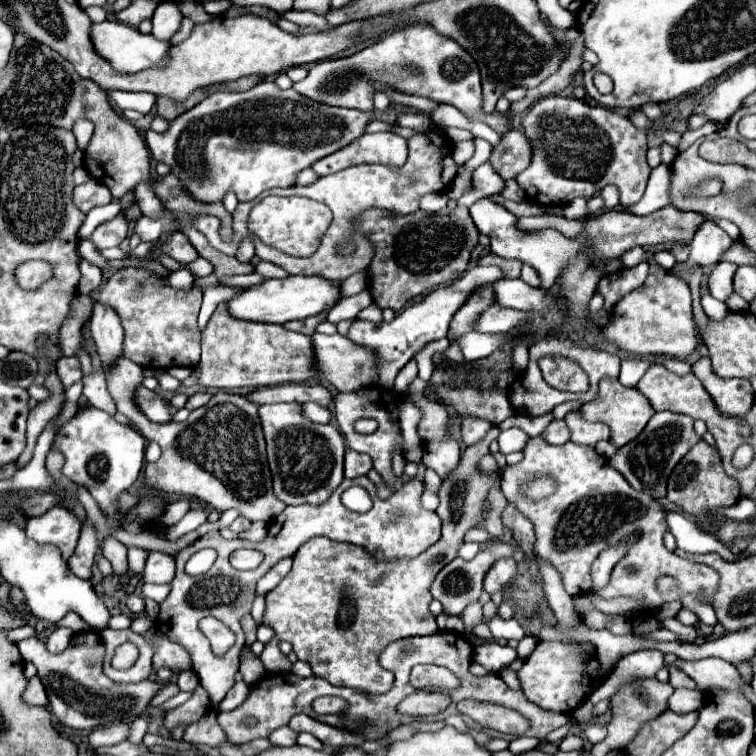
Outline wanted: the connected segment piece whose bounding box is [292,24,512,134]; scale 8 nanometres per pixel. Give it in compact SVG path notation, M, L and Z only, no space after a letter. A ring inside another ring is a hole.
M412 24L404 26L392 34L384 34L380 42L356 52L348 58L338 60L322 60L316 62L308 76L302 82L296 82L292 88L314 102L340 106L340 108L356 108L356 110L374 110L374 82L380 82L392 90L402 94L442 94L438 98L430 98L440 104L452 104L468 118L478 118L494 128L498 134L510 130L510 120L504 114L482 114L482 88L480 88L480 74L478 66L472 56L462 50L456 42L446 36L440 36L432 26L426 24Z

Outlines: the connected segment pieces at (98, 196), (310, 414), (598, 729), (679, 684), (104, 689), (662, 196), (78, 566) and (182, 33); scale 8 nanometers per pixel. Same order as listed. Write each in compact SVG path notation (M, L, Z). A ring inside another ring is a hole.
M88 180L86 184L80 184L74 188L74 206L82 212L88 212L96 206L102 206L102 204L108 204L112 200L112 194L108 190L108 186L104 186L102 182L96 182L96 180Z
M306 402L306 404L304 404L304 416L306 416L308 420L312 420L312 422L328 424L332 414L330 414L330 410L328 410L328 408L324 408L324 406L316 404L316 402Z
M588 726L584 731L584 735L589 742L596 744L607 736L607 729L605 726Z
M669 666L669 683L675 688L696 689L696 683L680 669Z
M84 630L74 634L70 640L70 646L60 654L50 654L44 642L40 642L38 638L22 640L16 646L22 658L30 660L36 666L38 678L46 688L52 714L60 720L60 724L70 728L92 730L108 722L134 720L148 708L152 696L160 690L160 684L150 680L138 682L138 684L118 684L106 678L102 672L104 646L96 630Z
M660 164L660 166L653 168L648 178L644 198L636 206L630 206L626 210L630 214L644 216L644 214L650 214L658 208L668 206L670 204L670 200L668 200L668 180L670 180L670 166Z
M84 523L75 552L68 560L72 572L82 579L90 579L92 576L91 567L98 550L99 541L95 528Z
M184 18L182 24L180 24L180 28L178 28L178 32L170 38L170 44L178 44L178 42L186 40L190 36L190 32L192 32L192 26L194 26L194 22L190 18Z

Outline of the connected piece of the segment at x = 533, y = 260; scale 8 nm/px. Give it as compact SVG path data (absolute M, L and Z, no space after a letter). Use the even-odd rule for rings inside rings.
M490 198L476 200L470 206L470 216L472 216L476 228L482 234L490 236L490 248L494 254L498 254L502 258L518 258L520 262L530 264L538 272L540 282L542 282L540 288L544 292L548 292L554 286L554 282L556 282L560 270L564 268L564 264L580 252L578 242L562 236L556 230L550 230L550 228L536 230L536 232L520 232L520 230L516 230L516 226L514 226L516 224L516 216L512 212L508 212L502 204L494 202Z

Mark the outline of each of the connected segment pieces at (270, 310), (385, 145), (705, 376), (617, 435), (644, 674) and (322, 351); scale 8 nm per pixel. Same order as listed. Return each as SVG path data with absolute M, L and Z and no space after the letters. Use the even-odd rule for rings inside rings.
M286 276L280 280L264 280L262 284L244 288L226 302L228 302L228 314L232 314L232 318L248 322L284 324L290 320L302 320L322 310L328 310L338 300L340 300L338 286L322 276Z
M376 132L376 134L364 134L350 146L344 146L342 150L326 158L320 158L310 168L318 176L334 174L356 164L382 164L400 168L406 162L406 156L408 156L408 142L402 136L394 132Z
M696 362L692 364L692 372L704 382L704 388L714 398L720 412L730 416L744 416L752 406L752 386L744 378L724 380L712 374L710 362Z
M604 378L600 380L600 388L598 388L598 396L592 402L586 402L580 408L582 416L586 420L592 422L604 422L610 426L610 440L620 448L624 444L628 444L630 440L634 440L646 426L646 422L654 416L654 408L650 406L650 402L644 398L644 394L640 394L640 390L636 388L626 388L622 386L618 380L612 378Z
M640 650L626 654L618 660L612 674L604 680L604 684L600 684L592 692L590 702L598 704L602 698L612 698L616 690L622 684L632 682L632 678L654 678L662 666L664 666L664 654L660 650Z
M318 332L312 334L312 346L314 346L314 370L318 372L320 378L334 384L340 392L352 392L356 388L360 390L360 388L366 388L376 382L374 356L368 352L368 348L356 346L340 334L326 336L326 334L318 334Z

